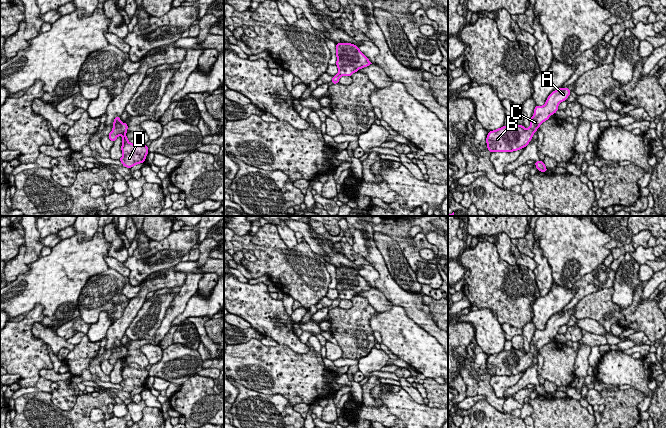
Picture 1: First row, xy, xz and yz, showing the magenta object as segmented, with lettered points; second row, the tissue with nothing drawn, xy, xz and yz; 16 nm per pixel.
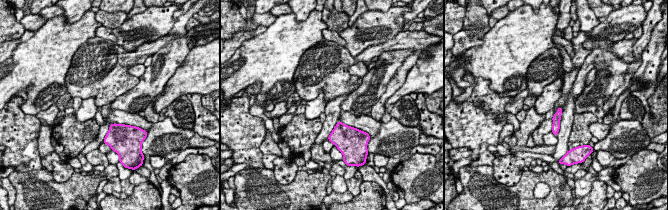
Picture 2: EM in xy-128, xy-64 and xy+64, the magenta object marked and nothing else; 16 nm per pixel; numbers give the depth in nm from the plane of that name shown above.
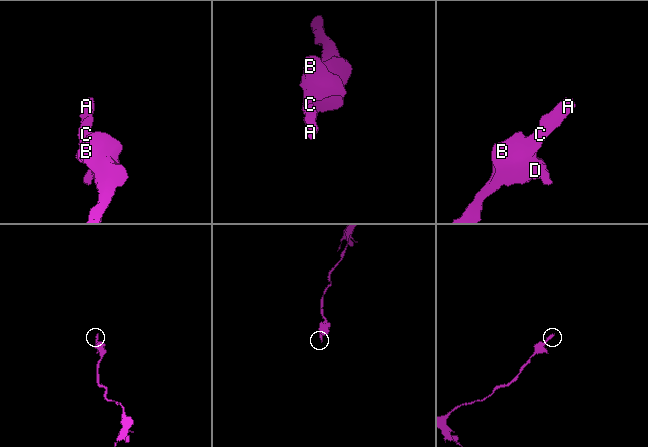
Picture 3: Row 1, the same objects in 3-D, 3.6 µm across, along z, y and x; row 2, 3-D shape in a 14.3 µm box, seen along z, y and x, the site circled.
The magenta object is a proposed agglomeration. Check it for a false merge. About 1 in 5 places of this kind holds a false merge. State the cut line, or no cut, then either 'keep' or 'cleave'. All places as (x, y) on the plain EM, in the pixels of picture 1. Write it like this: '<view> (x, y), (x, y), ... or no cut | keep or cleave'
no cut | keep

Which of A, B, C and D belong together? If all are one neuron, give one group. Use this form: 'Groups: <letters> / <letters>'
Groups: A B C D

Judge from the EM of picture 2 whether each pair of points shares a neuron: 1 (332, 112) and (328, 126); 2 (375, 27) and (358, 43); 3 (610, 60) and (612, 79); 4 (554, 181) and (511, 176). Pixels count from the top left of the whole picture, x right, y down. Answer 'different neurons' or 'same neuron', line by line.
1: same neuron
2: same neuron
3: same neuron
4: different neurons

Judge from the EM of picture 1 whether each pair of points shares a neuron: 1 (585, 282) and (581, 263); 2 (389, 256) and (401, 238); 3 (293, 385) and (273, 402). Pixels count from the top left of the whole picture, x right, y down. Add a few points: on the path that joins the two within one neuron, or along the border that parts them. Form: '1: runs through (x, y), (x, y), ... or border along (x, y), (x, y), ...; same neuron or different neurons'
1: border along (603, 262), (586, 273), (571, 288); different neurons
2: border along (377, 231), (387, 234), (398, 244), (408, 264); different neurons
3: border along (259, 391), (265, 394), (281, 394), (292, 406); different neurons

